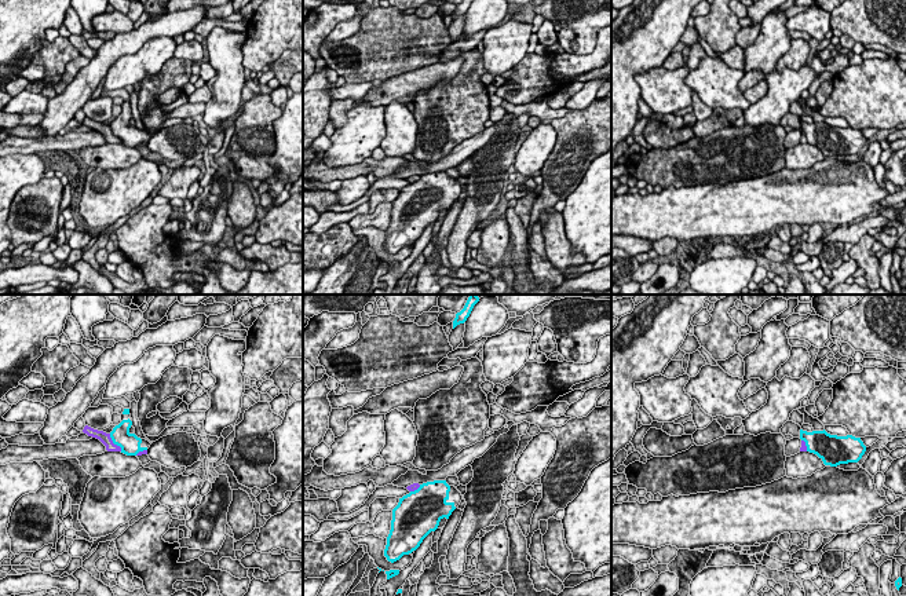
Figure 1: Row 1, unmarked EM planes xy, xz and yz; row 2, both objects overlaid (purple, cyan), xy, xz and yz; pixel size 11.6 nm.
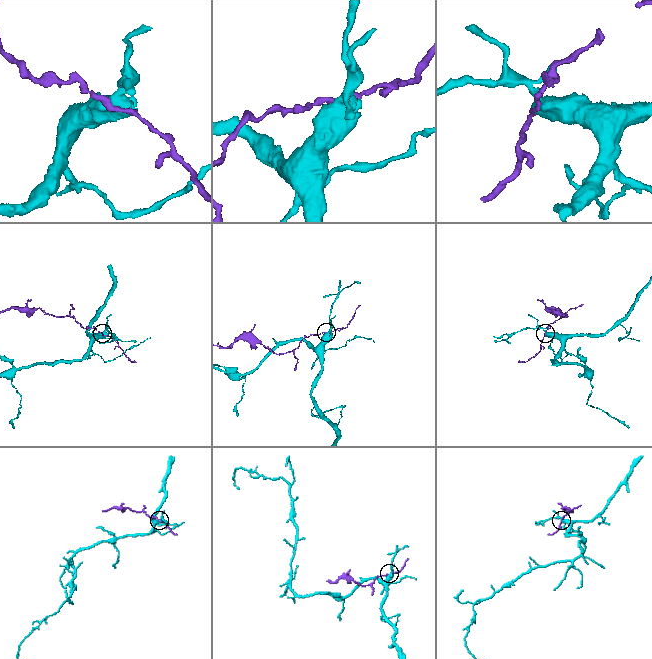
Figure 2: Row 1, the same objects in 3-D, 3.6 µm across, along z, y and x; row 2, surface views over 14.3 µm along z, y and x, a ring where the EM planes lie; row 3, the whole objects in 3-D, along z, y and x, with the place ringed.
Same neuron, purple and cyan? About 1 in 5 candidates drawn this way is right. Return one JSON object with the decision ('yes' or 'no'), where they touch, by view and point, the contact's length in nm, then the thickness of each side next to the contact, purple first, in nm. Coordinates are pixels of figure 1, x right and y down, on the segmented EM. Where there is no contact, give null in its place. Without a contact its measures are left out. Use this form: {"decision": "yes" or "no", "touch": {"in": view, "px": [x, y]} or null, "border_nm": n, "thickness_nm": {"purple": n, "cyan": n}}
{"decision": "no", "touch": {"in": "xy", "px": [113, 443]}, "border_nm": 260, "thickness_nm": {"purple": 130, "cyan": 240}}

